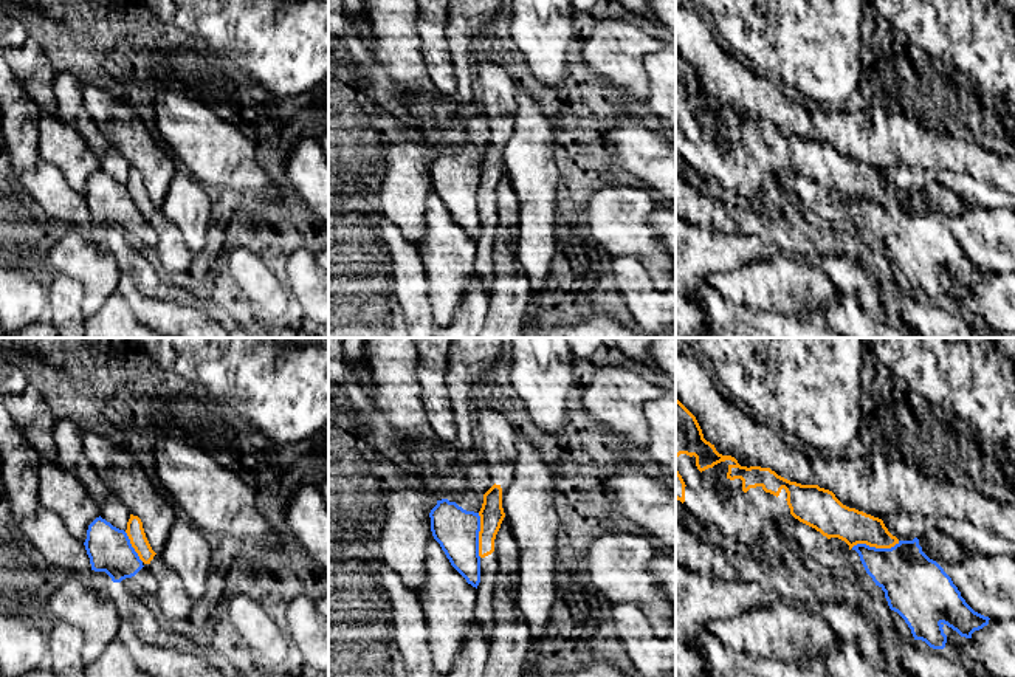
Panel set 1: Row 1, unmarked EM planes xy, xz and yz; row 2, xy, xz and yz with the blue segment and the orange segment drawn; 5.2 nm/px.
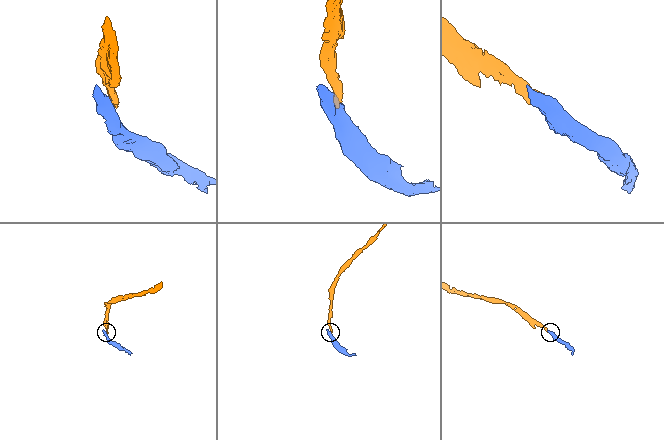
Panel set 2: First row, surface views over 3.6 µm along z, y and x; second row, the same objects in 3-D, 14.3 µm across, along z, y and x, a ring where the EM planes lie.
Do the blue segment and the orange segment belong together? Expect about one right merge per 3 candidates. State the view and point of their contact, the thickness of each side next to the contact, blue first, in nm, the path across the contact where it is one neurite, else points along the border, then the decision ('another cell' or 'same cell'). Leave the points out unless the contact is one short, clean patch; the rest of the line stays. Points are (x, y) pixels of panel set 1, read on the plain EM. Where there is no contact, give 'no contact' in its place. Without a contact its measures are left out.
yz (874, 200) | 300/180 nm | along yz (899, 194), (890, 200), (851, 200) | another cell

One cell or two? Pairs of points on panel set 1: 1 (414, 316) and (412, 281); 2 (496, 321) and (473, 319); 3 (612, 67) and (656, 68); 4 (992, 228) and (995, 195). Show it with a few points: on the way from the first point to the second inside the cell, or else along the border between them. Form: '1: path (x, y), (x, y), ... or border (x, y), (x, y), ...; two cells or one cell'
1: path (414, 307), (412, 290); one cell
2: border (490, 299), (484, 321); two cells
3: border (645, 54), (648, 99); two cells
4: border (975, 202), (983, 206), (998, 208); two cells

